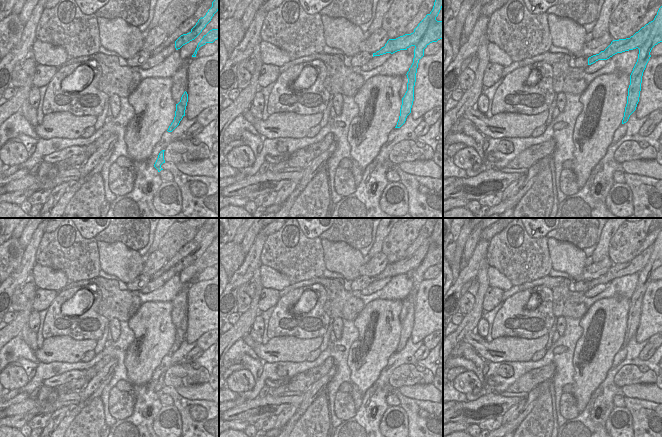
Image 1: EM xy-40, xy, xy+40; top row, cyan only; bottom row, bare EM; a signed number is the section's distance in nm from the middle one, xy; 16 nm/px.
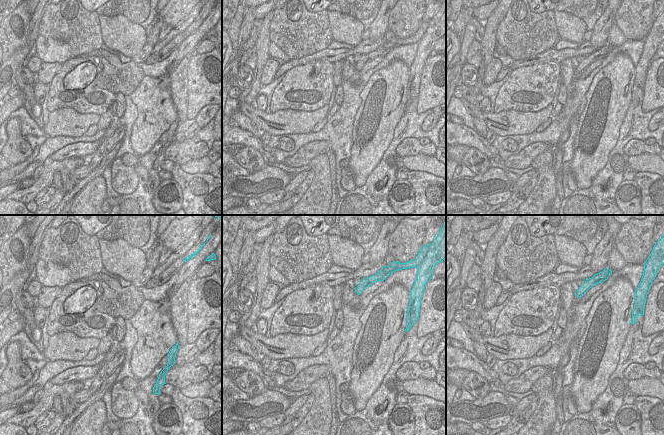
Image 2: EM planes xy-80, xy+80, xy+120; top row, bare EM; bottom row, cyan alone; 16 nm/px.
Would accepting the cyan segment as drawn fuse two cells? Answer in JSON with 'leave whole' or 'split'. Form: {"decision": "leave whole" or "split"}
{"decision": "split"}

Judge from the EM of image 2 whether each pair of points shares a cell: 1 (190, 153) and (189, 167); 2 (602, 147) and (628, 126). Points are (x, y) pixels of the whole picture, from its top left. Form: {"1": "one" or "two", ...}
{"1": "two", "2": "two"}

